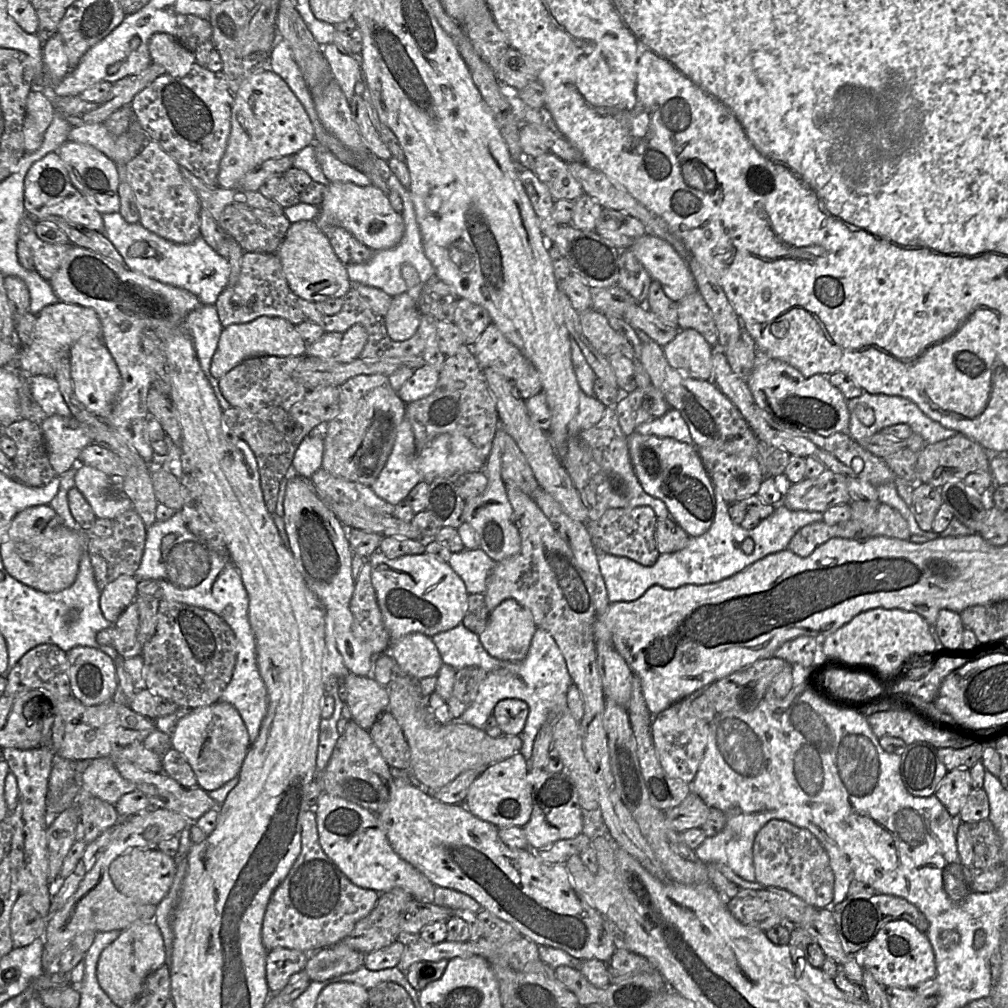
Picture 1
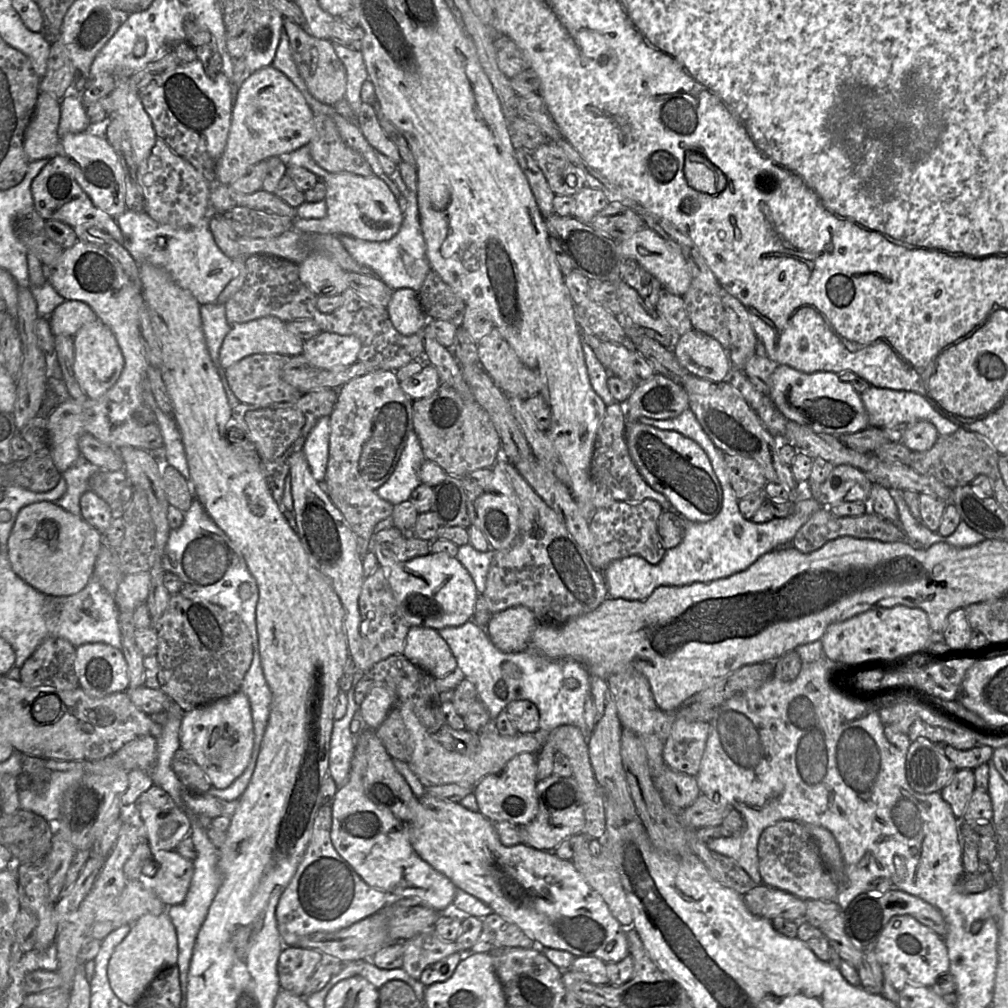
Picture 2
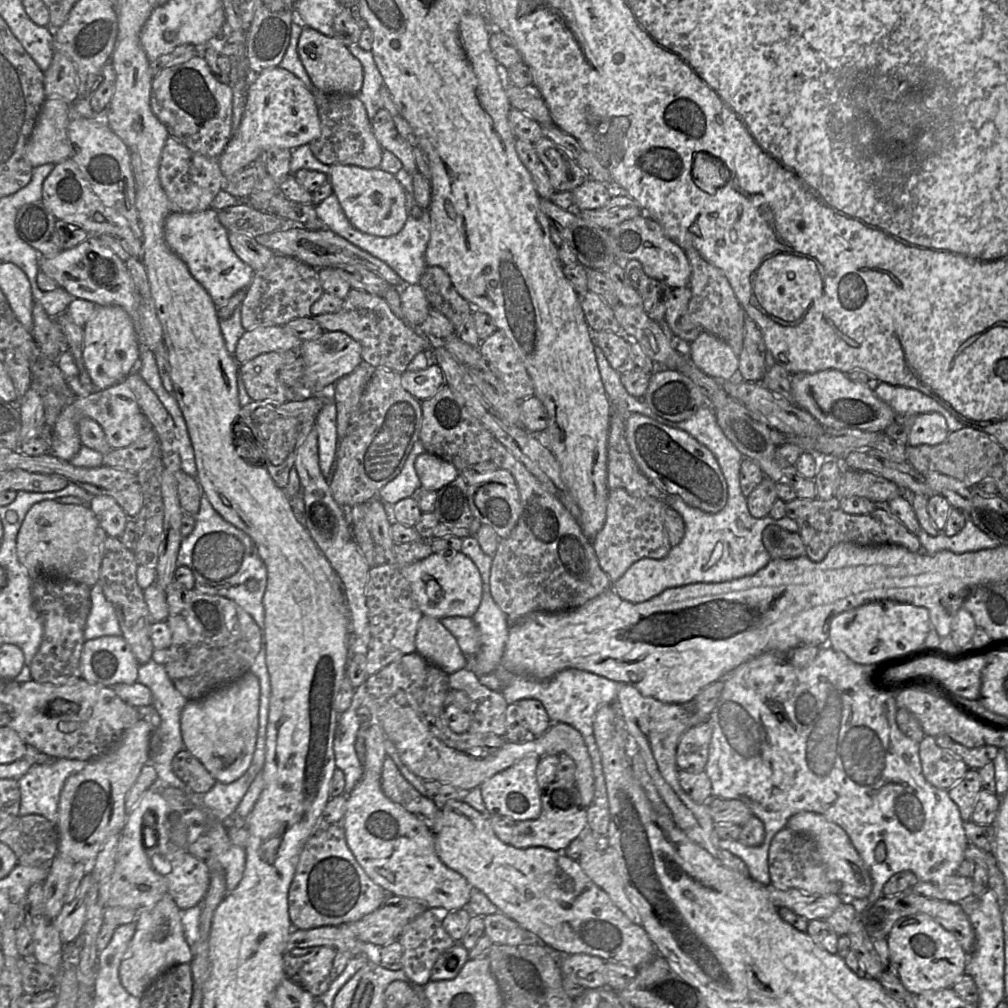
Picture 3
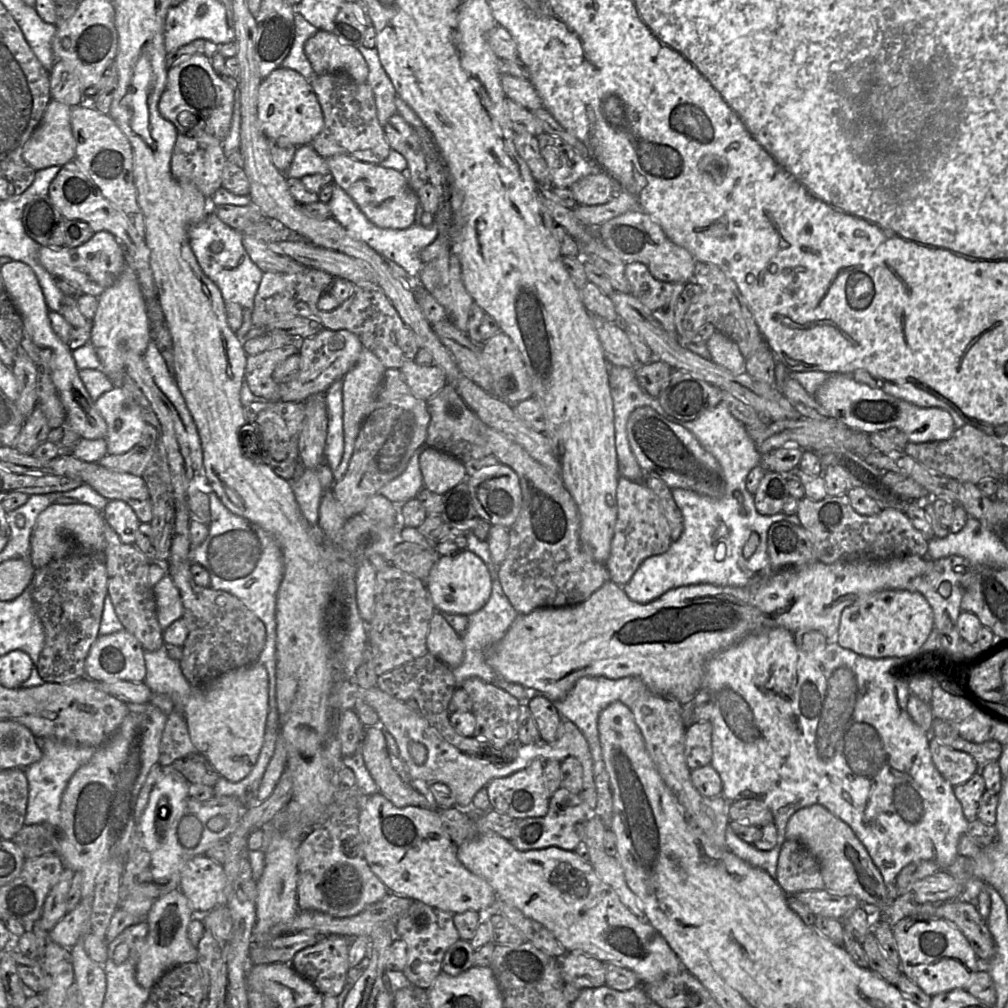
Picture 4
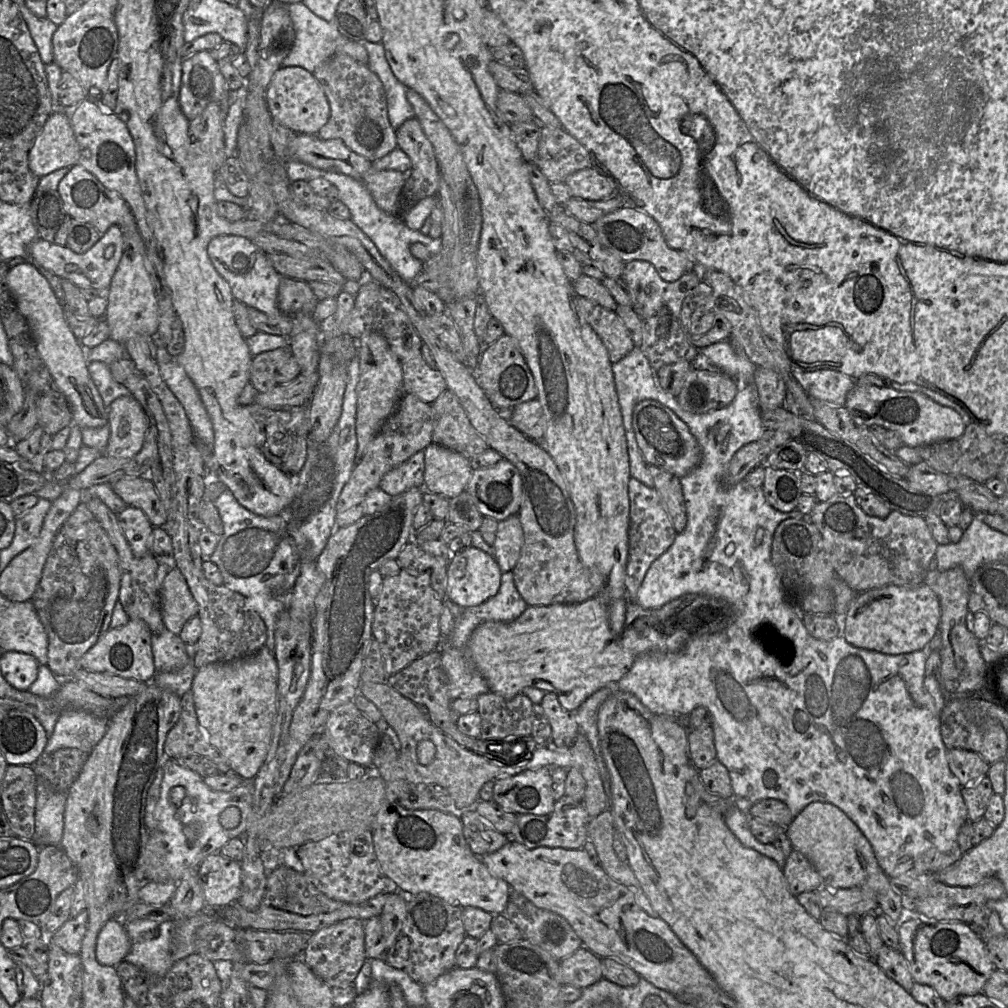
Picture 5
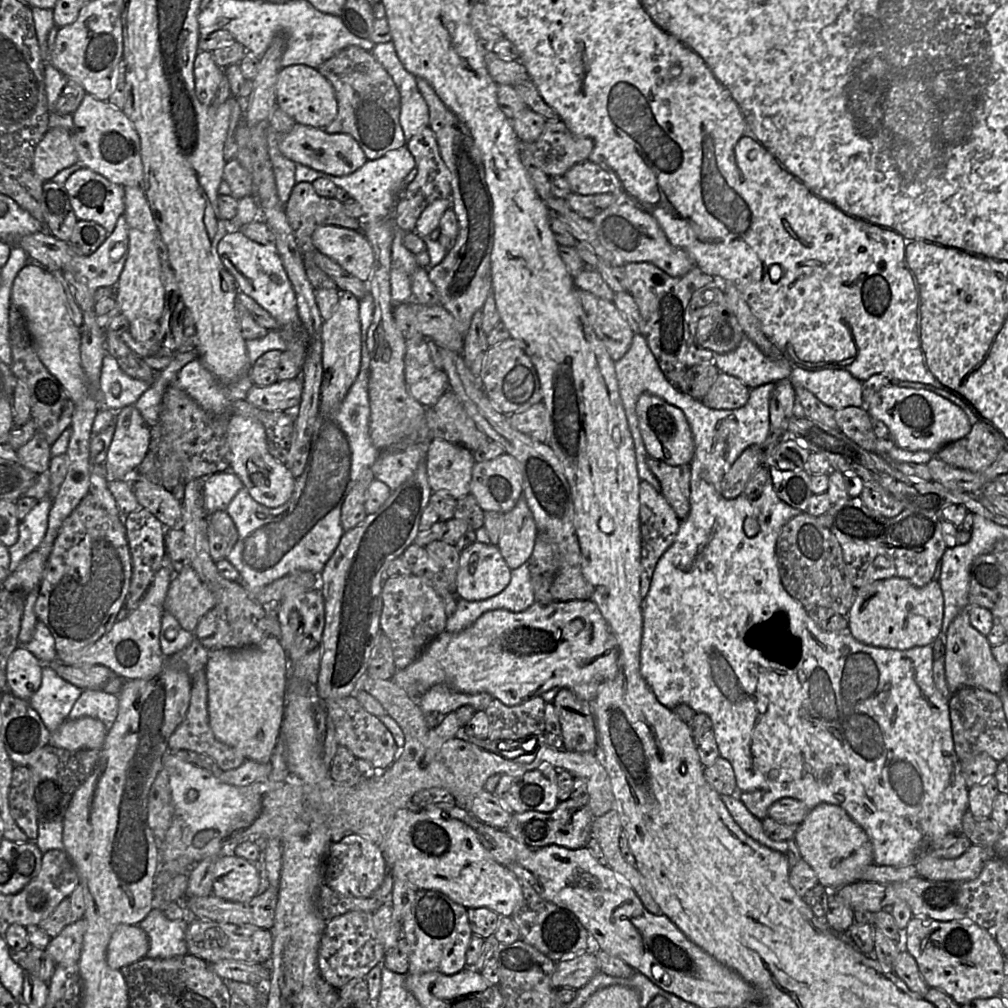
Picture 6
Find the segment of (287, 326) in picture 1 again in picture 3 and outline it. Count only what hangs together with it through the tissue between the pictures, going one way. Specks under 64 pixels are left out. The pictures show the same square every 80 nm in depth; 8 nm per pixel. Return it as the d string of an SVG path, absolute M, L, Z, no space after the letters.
M258 326L245 330L236 344L233 356L240 364L263 353L279 350L299 350L302 340L283 326Z

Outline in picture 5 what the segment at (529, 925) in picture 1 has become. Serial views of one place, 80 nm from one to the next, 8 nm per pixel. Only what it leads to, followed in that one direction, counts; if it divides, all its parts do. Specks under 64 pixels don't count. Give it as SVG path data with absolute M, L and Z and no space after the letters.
M509 841L499 850L479 856L491 875L506 881L513 892L526 897L538 908L564 917L586 947L599 958L612 958L633 969L641 978L657 988L680 994L695 987L716 987L712 975L697 957L680 941L670 926L660 917L651 917L636 902L634 894L612 879L584 849L540 847L528 849Z

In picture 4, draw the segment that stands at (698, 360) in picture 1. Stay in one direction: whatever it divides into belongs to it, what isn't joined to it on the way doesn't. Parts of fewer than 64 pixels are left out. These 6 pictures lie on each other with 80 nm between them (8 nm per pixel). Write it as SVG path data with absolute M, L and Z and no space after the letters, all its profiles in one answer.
M715 332L706 342L710 360L733 374L745 372L746 360L738 345L722 333Z

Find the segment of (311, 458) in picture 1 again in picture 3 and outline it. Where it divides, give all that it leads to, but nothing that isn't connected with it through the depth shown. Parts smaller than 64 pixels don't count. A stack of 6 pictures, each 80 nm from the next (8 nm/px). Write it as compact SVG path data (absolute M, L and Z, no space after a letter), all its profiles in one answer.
M327 398L320 410L314 428L318 434L319 466L325 478L330 476L338 446L337 408L331 398Z

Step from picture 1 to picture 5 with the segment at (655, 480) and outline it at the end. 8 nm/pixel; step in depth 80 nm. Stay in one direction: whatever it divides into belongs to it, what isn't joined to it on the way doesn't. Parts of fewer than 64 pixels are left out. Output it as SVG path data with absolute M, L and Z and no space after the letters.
M643 400L636 405L633 430L638 447L649 465L683 478L700 462L701 448L688 426L672 410L657 401Z

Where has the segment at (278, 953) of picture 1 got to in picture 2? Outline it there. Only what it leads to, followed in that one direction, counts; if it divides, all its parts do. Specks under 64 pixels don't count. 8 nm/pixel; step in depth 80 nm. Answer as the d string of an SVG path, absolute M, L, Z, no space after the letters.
M284 947L277 968L281 989L303 996L314 993L307 991L307 985L325 956L315 949Z

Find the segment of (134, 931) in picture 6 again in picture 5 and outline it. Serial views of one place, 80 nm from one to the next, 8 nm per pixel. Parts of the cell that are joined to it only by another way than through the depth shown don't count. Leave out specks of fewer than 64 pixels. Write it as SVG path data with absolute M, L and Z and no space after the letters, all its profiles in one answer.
M119 918L111 919L97 937L96 959L103 965L115 967L124 960L131 946L132 942L125 925Z

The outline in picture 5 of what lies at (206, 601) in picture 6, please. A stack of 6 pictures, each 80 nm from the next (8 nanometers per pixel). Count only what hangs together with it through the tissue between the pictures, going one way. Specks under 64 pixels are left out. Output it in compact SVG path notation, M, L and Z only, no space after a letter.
M177 567L165 577L160 588L160 599L163 624L175 634L180 633L189 619L197 616L198 604Z

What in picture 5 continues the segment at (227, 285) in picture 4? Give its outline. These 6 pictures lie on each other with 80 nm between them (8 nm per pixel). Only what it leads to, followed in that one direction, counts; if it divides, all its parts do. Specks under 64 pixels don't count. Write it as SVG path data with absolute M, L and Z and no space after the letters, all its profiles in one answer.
M220 235L209 242L207 253L216 271L229 284L235 300L268 315L283 314L277 305L281 275L253 241L239 235Z

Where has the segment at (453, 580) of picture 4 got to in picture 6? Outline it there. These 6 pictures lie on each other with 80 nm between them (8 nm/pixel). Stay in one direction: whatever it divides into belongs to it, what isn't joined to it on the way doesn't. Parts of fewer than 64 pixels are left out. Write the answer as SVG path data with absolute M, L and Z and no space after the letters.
M475 542L460 552L454 594L468 601L488 599L508 586L511 571L497 545Z

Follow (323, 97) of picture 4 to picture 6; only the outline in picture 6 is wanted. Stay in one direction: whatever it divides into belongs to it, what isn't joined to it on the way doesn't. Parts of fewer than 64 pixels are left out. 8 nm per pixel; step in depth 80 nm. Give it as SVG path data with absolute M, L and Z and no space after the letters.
M349 46L317 69L333 86L338 103L336 117L323 128L327 133L349 134L358 142L368 160L378 159L406 144L399 121L400 93L391 76L370 51Z

